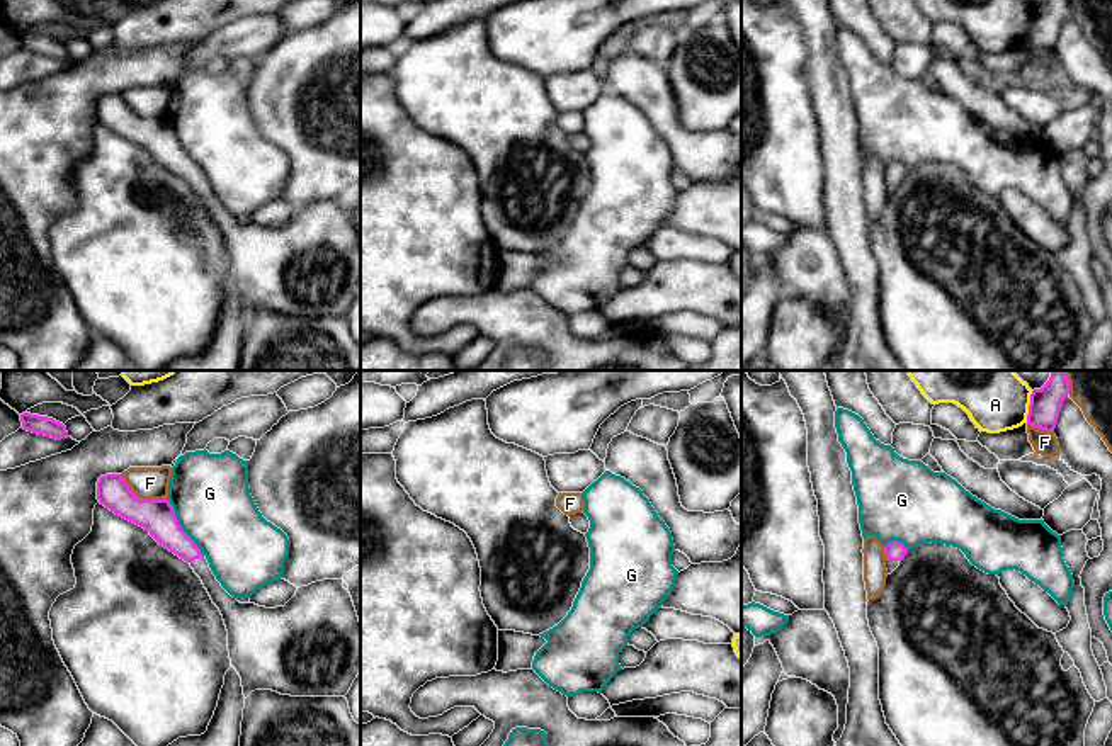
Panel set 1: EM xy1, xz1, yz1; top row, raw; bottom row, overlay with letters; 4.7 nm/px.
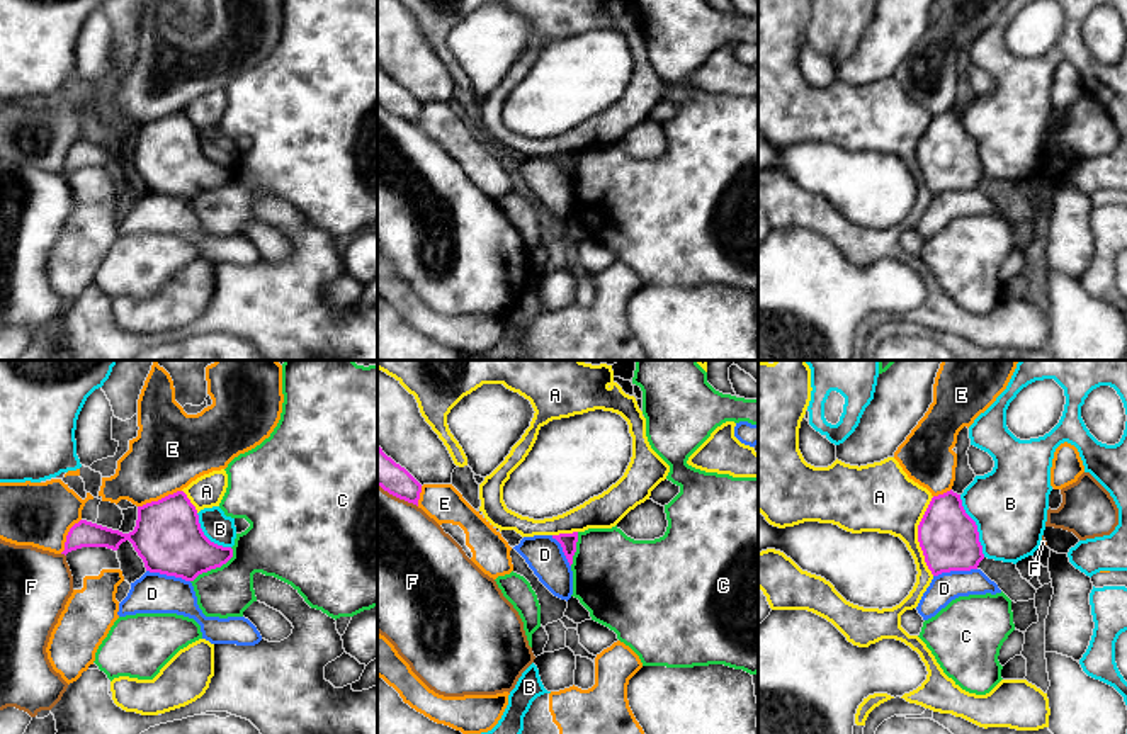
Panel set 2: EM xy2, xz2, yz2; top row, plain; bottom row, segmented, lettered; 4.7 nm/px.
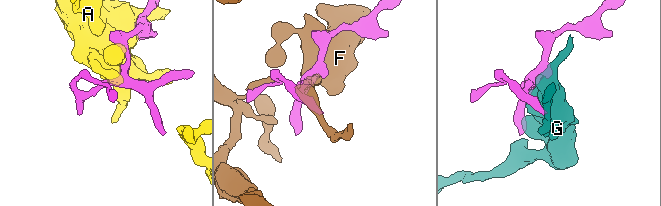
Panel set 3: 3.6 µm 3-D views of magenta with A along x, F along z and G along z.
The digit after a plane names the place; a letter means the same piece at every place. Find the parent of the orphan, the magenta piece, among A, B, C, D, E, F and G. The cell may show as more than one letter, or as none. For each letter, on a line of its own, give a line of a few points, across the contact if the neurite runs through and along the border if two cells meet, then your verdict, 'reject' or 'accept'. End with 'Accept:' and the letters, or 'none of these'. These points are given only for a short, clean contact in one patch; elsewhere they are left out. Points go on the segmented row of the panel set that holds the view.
A: reject
B: reject
C: reject
D: line xy2 (147, 570), (181, 576), (189, 581); reject
E: reject
F: reject
G: reject
Accept: none of these

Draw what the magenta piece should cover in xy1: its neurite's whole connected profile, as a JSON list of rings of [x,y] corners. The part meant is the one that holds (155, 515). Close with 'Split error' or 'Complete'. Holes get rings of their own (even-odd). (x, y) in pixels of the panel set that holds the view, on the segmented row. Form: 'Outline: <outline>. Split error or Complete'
Outline: [[[105,474],[97,481],[97,500],[148,530],[201,578],[223,615],[231,666],[241,678],[245,698],[255,690],[291,697],[349,693],[360,673],[360,620],[343,579],[301,586],[277,608],[240,603],[216,579],[167,498],[138,498],[121,474]]]. Split error

